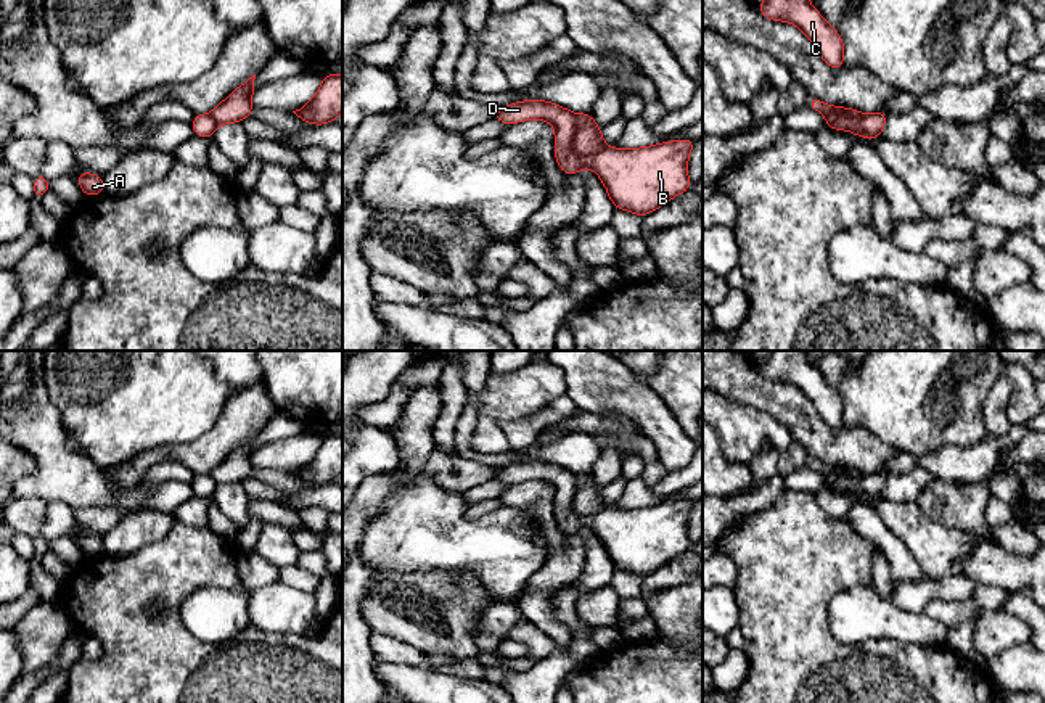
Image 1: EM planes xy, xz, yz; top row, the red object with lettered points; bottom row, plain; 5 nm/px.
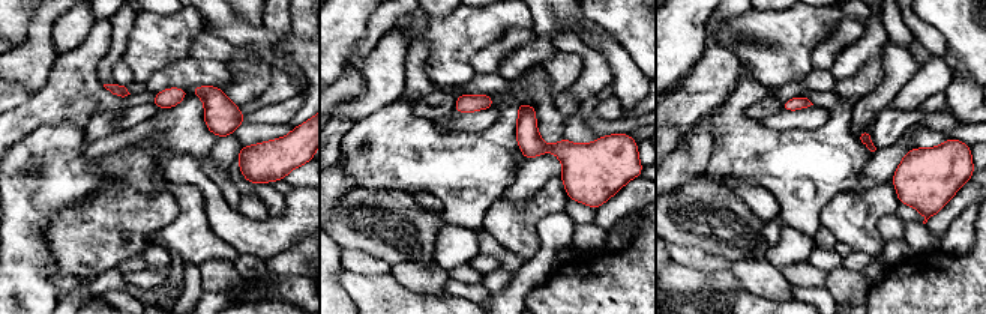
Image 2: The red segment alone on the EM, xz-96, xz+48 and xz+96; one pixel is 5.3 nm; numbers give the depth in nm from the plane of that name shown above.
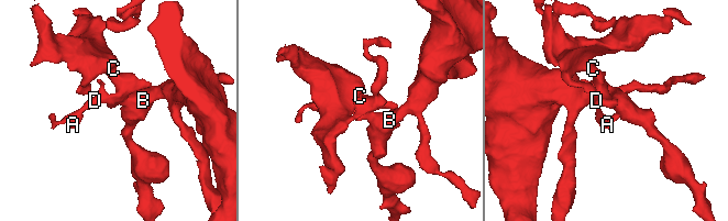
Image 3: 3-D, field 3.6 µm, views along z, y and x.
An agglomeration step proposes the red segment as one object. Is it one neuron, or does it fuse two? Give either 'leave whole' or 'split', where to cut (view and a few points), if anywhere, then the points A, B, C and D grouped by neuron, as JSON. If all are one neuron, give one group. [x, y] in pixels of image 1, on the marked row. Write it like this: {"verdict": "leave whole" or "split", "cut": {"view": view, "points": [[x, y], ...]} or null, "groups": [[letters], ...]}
{"verdict": "split", "cut": {"view": "xz", "points": [[576, 115], [573, 147], [584, 155], [603, 150]]}, "groups": [["A", "B", "D"], ["C"]]}

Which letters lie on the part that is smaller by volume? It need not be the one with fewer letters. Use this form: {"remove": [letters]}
{"remove": ["C"]}

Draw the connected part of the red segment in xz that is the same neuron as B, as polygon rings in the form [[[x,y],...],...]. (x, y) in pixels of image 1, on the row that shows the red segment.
[[[518,101],[497,108],[494,119],[505,125],[527,119],[547,121],[555,127],[555,159],[566,174],[590,167],[604,183],[616,209],[645,217],[672,198],[691,188],[688,156],[696,140],[683,138],[645,148],[604,148],[584,156],[574,150],[572,111],[551,101]]]

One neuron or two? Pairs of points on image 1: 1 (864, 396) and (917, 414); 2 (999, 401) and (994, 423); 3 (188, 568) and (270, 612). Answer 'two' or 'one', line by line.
1: one
2: one
3: two

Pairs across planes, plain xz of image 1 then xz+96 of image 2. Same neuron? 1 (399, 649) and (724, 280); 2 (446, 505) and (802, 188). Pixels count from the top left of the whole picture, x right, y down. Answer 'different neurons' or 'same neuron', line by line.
1: different neurons
2: same neuron

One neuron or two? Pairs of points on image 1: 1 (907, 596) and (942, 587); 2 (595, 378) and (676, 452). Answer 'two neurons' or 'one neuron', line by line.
1: one neuron
2: one neuron

